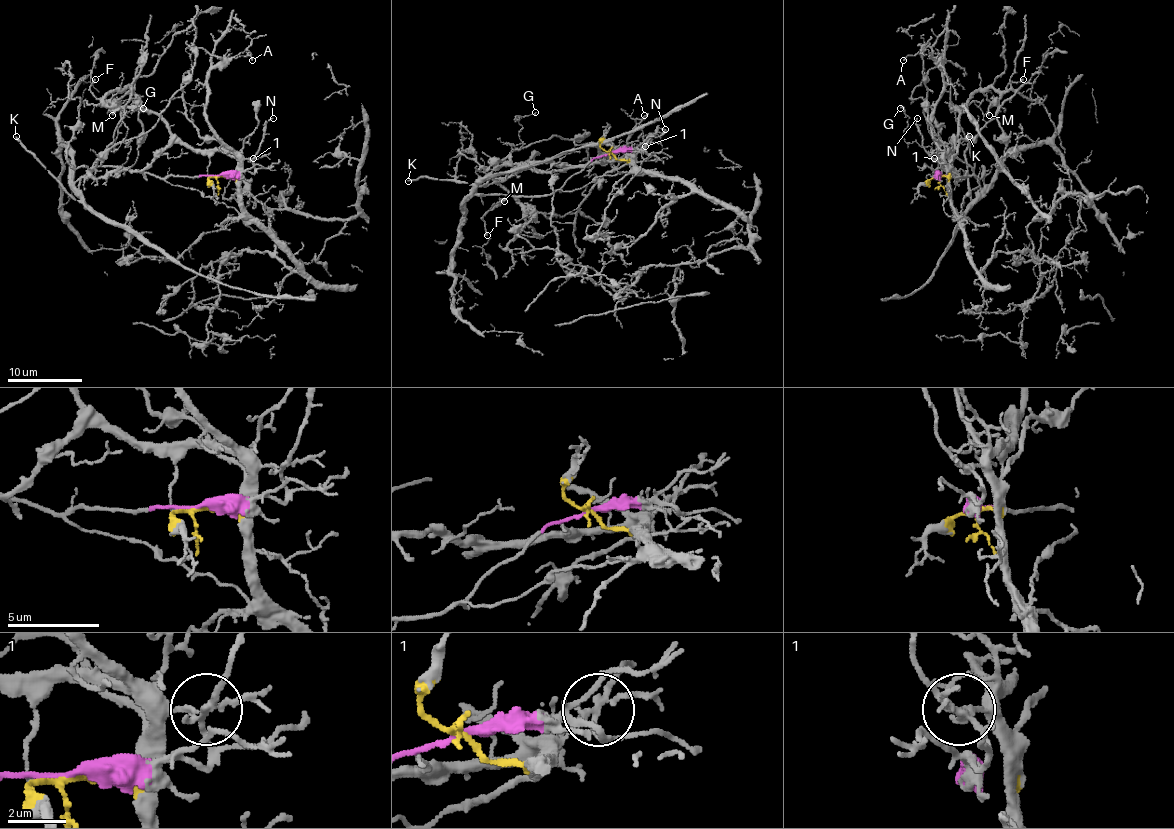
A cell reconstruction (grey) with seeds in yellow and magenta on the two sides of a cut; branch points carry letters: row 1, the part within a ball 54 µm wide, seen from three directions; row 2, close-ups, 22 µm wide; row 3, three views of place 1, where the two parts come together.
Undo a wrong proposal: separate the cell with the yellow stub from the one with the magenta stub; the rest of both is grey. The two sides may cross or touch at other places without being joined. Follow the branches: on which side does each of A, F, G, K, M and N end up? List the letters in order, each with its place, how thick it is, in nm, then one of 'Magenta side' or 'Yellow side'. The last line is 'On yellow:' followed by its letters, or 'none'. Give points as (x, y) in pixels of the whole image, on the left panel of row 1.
A: Place: (252, 60). Thickness 120 nm. Yellow side
F: Place: (95, 79). Thickness 170 nm. Yellow side
G: Place: (143, 108). Thickness 130 nm. Yellow side
K: Place: (16, 136). Thickness 200 nm. Magenta side
M: Place: (112, 115). Thickness 120 nm. Yellow side
N: Place: (273, 118). Thickness 110 nm. Magenta side
On yellow: A, F, G, M

